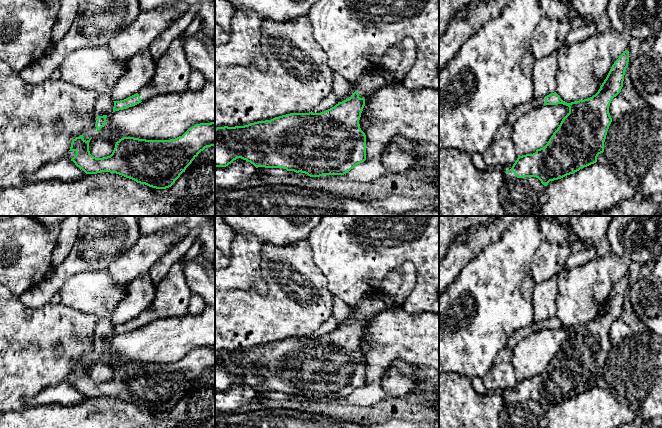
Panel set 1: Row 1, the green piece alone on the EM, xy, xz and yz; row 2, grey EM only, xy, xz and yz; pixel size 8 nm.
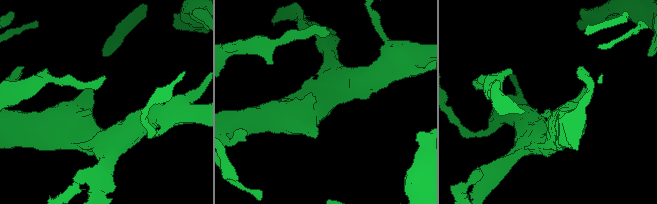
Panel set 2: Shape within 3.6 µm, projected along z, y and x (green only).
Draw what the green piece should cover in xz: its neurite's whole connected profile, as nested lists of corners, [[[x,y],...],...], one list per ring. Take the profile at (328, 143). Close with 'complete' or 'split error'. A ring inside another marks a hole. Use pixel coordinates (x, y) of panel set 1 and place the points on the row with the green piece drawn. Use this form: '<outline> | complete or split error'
[[[377,71],[364,72],[353,84],[356,89],[349,99],[338,102],[334,107],[321,113],[290,113],[273,119],[258,121],[244,126],[215,127],[215,167],[226,167],[237,158],[253,164],[256,168],[283,168],[287,171],[305,173],[310,177],[323,175],[344,175],[366,160],[366,135],[359,120],[365,100],[388,81]]] | split error

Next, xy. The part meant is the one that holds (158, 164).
[[[215,122],[196,124],[189,128],[182,136],[170,140],[146,140],[134,137],[123,137],[116,142],[112,154],[103,158],[96,158],[90,154],[89,142],[91,139],[92,137],[86,141],[82,134],[72,140],[69,150],[76,152],[76,155],[71,161],[86,174],[97,174],[102,172],[116,173],[152,188],[166,189],[175,183],[201,151],[207,147],[215,146]]] | complete

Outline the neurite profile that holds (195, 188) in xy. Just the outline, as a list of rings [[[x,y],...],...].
[[[215,146],[201,151],[171,187],[157,190],[162,195],[176,195],[179,210],[209,207],[215,202]]]

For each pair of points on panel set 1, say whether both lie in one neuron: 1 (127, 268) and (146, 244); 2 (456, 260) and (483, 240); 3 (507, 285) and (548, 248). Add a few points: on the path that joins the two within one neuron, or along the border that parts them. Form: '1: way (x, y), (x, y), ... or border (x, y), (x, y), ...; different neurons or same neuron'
1: way (133, 262), (138, 257), (140, 250); same neuron
2: way (463, 253), (476, 242); same neuron
3: border (543, 241), (531, 266), (535, 284); different neurons

